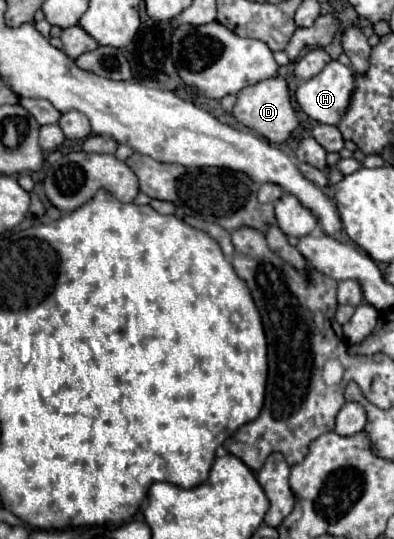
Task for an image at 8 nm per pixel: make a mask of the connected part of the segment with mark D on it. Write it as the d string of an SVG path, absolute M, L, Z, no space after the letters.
M276 76L276 78L268 78L268 80L262 80L254 86L246 86L238 98L236 98L236 104L234 104L234 110L232 110L234 118L248 126L250 130L254 130L256 134L264 136L266 140L270 140L272 144L280 144L280 142L286 142L290 138L290 134L294 132L294 128L298 126L298 118L296 118L296 112L292 108L292 102L290 102L290 94L288 94L288 84L284 78Z

